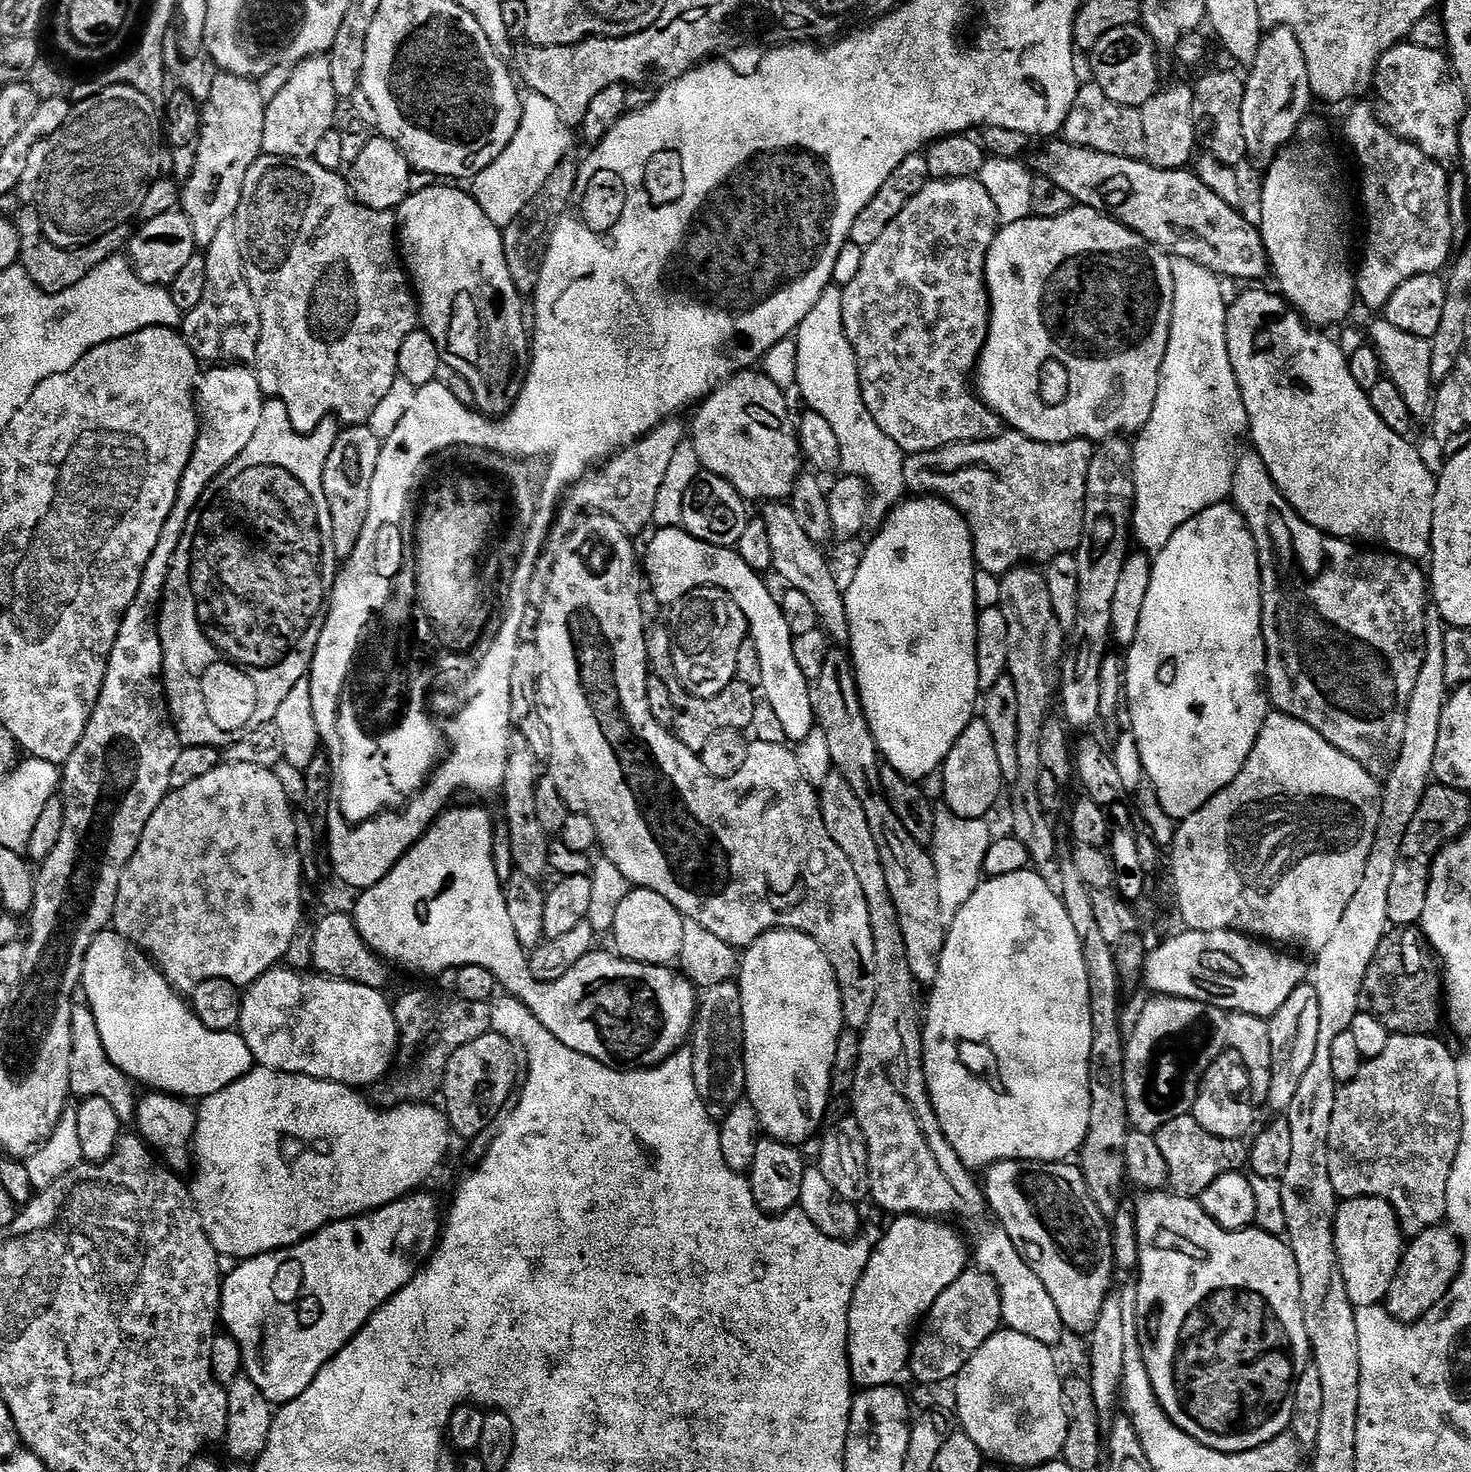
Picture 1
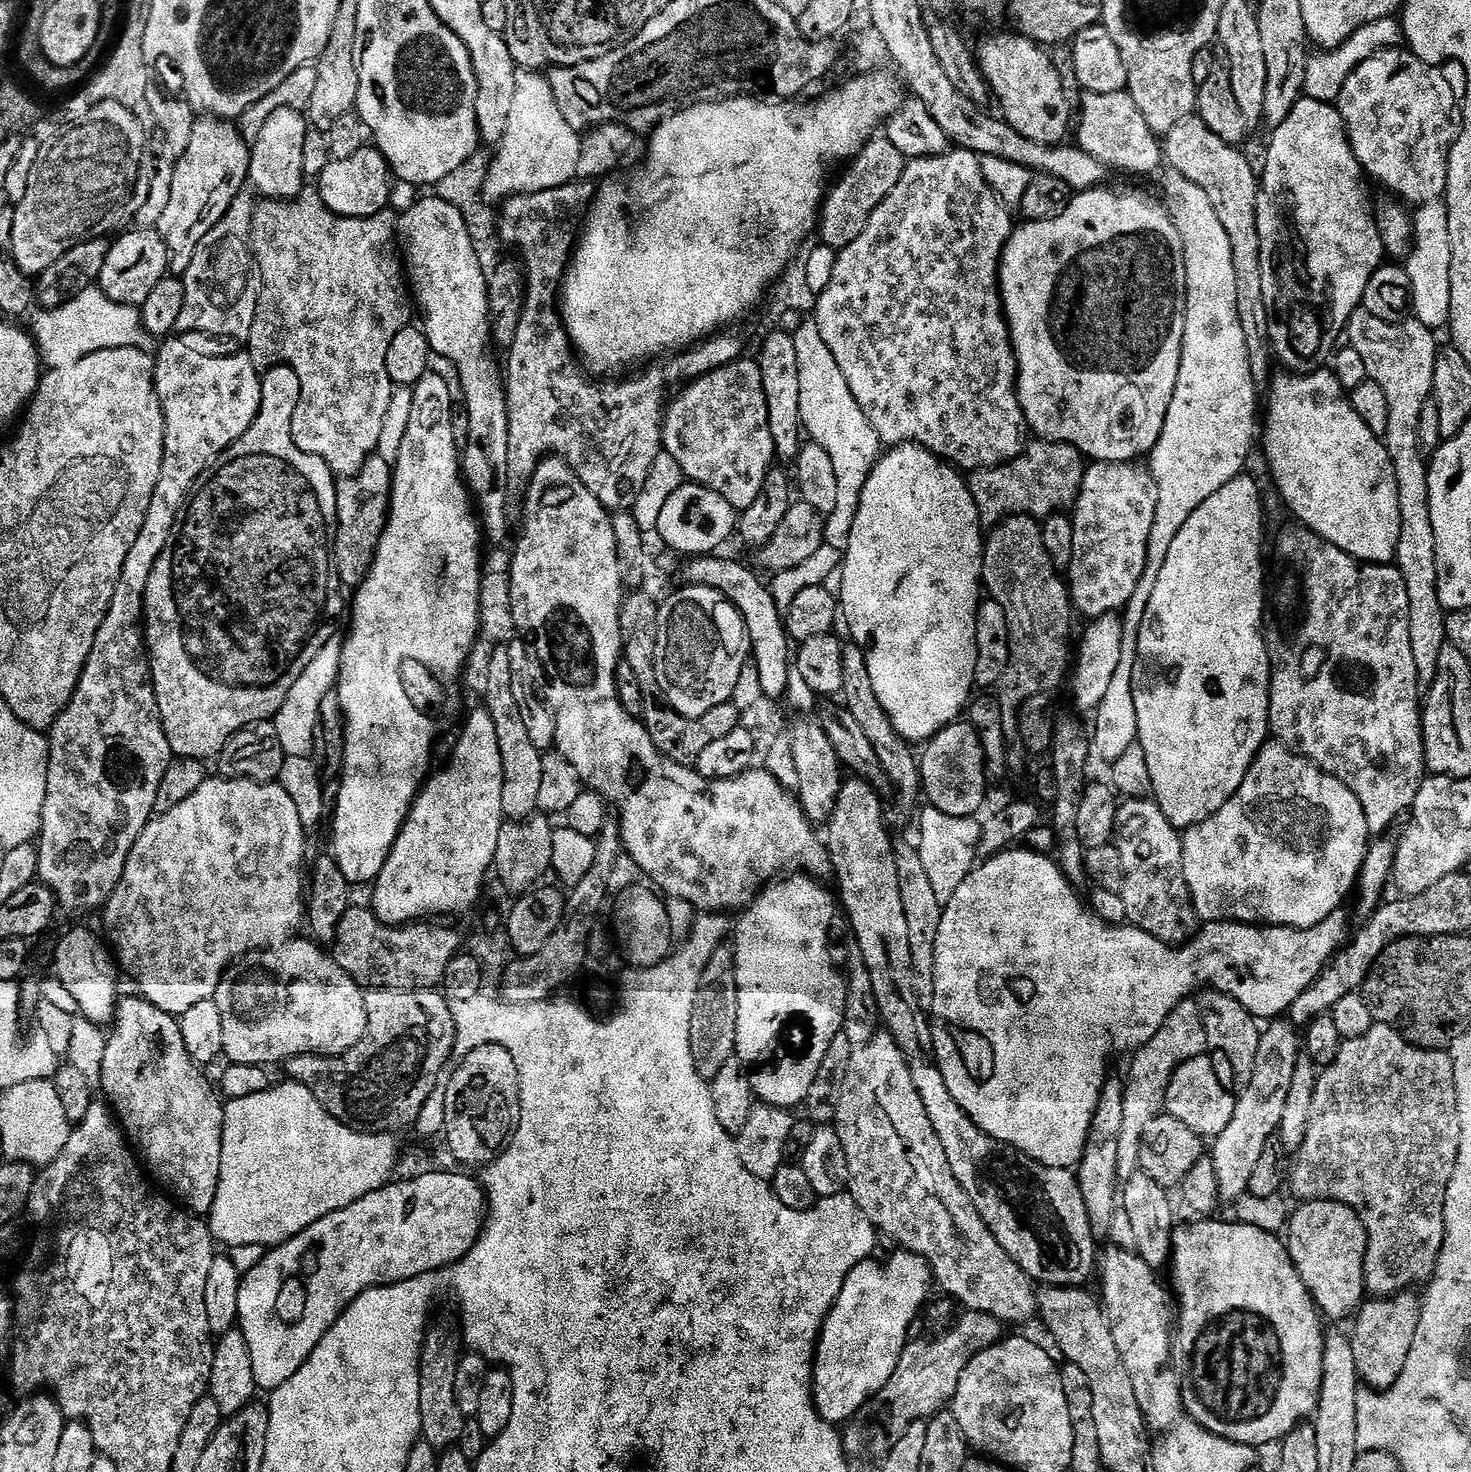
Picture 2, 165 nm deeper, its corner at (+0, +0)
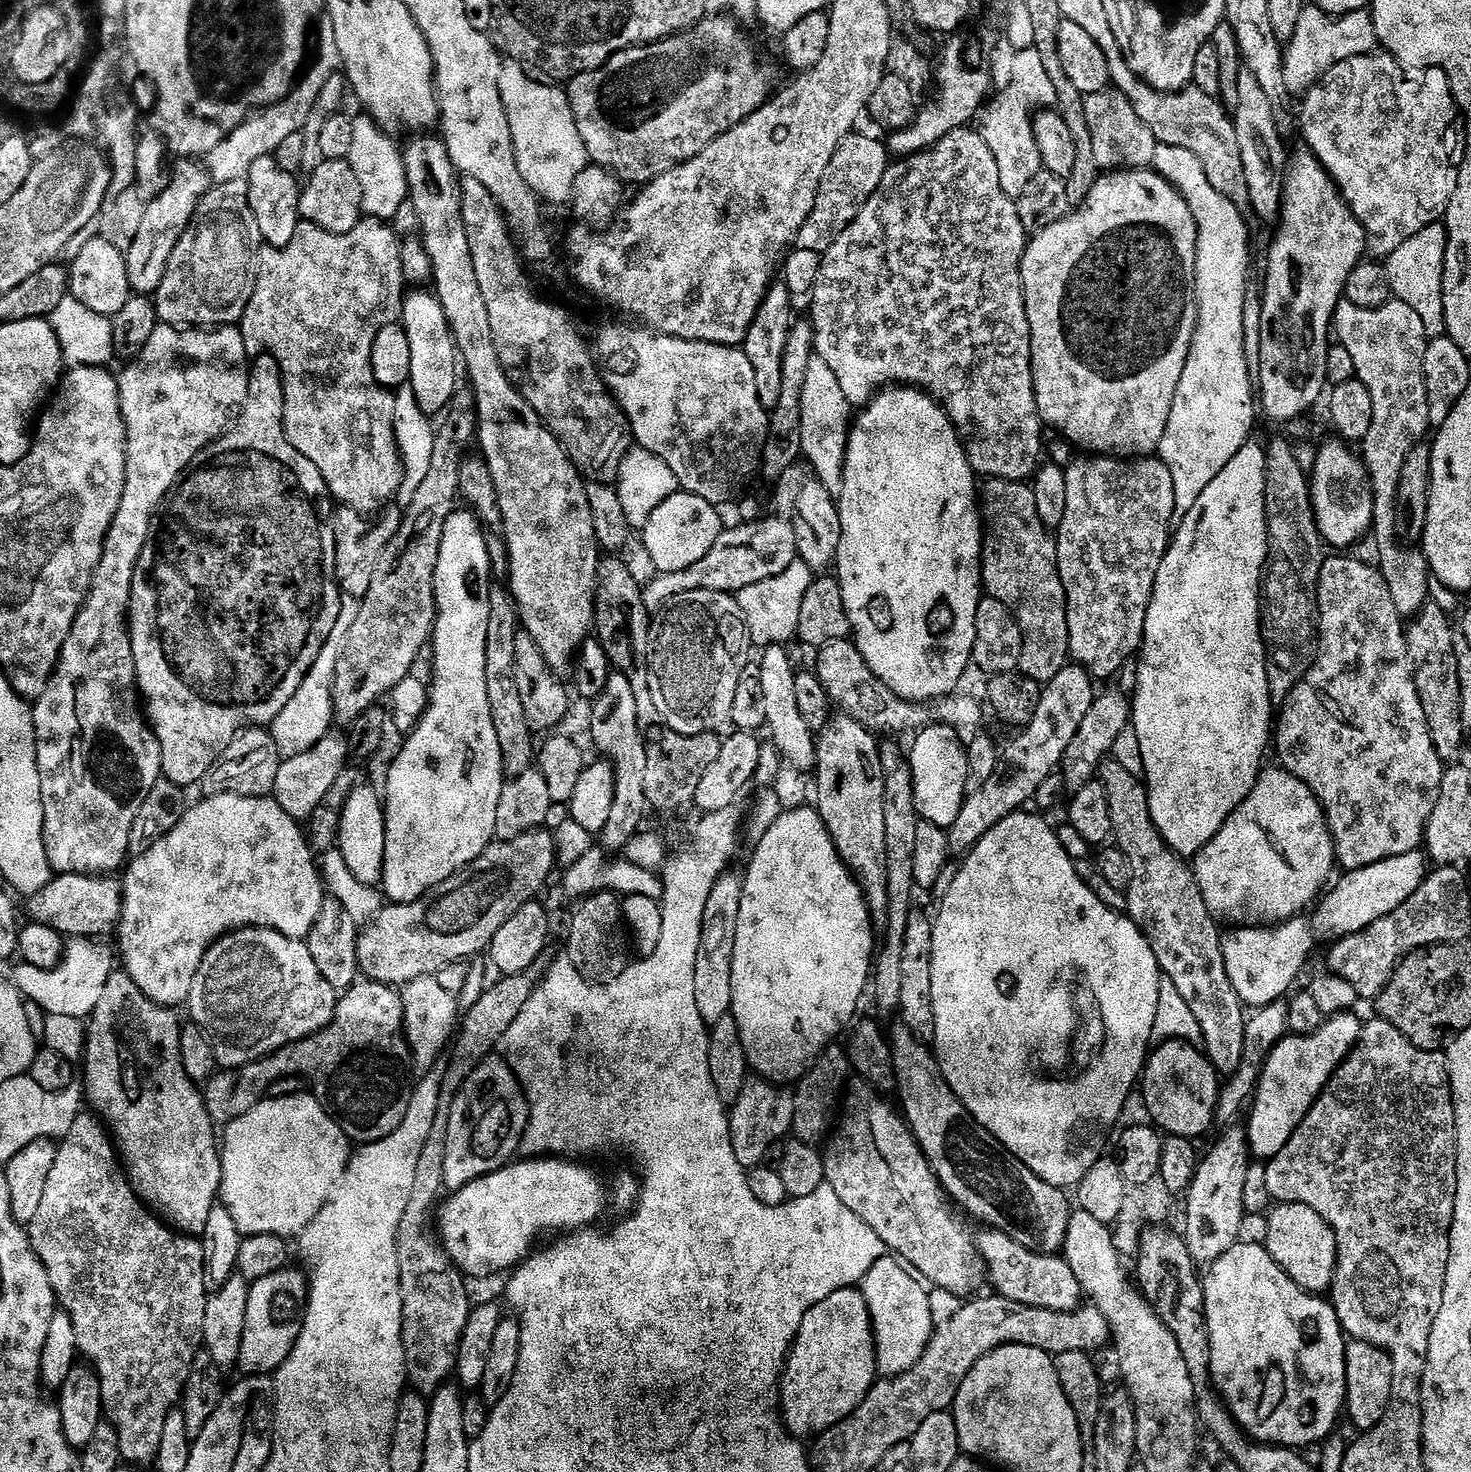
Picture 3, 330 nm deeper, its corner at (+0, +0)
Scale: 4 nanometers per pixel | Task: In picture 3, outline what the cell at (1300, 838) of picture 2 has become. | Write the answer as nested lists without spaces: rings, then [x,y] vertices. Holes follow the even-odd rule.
[[[1273,766],[1273,768],[1265,767],[1263,771],[1261,771],[1248,797],[1236,807],[1234,814],[1230,814],[1230,818],[1226,818],[1222,830],[1218,830],[1218,834],[1214,834],[1214,838],[1210,838],[1210,842],[1206,847],[1194,857],[1196,881],[1202,890],[1202,898],[1210,910],[1210,914],[1215,916],[1217,921],[1223,922],[1225,925],[1228,923],[1228,926],[1243,926],[1245,928],[1275,926],[1283,924],[1286,920],[1299,917],[1301,913],[1303,913],[1300,911],[1302,911],[1316,895],[1319,897],[1321,893],[1325,891],[1326,885],[1333,879],[1332,867],[1335,869],[1337,864],[1336,842],[1332,838],[1332,829],[1328,827],[1328,817],[1323,806],[1318,802],[1316,795],[1310,790],[1310,786],[1306,786],[1306,782],[1294,778],[1294,774],[1290,774],[1285,768],[1279,766]]]

